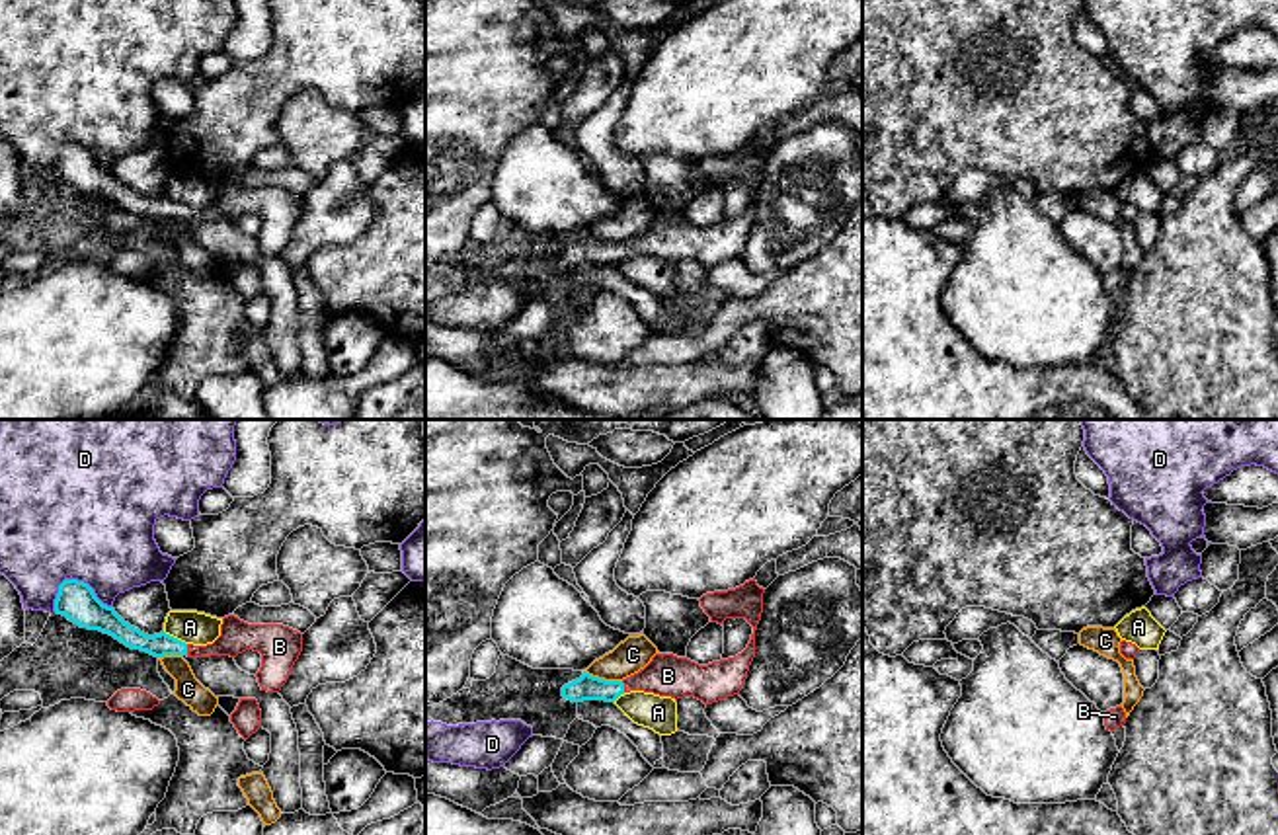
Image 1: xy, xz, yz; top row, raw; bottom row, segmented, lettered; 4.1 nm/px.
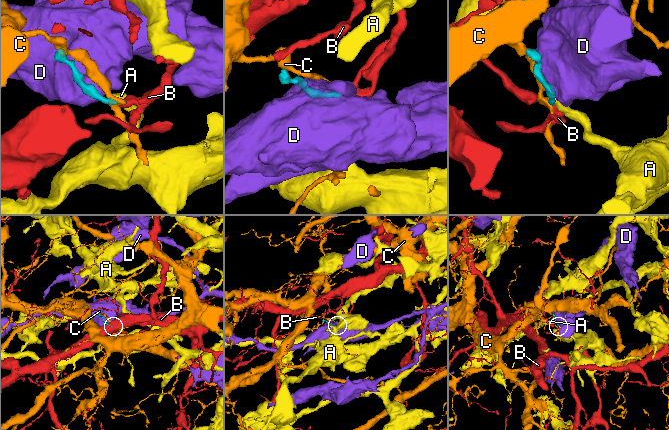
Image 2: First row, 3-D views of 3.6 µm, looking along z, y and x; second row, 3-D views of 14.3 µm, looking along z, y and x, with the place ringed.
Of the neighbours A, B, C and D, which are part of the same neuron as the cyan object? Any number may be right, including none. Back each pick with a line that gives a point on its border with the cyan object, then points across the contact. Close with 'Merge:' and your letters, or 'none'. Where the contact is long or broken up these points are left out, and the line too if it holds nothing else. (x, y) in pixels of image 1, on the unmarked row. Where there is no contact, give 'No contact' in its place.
B: Touches cyan at xy (186, 213). Path across: xy (160, 207), (186, 213), (219, 211), (237, 199)
Merge: B

